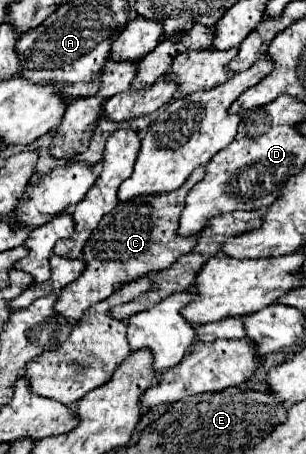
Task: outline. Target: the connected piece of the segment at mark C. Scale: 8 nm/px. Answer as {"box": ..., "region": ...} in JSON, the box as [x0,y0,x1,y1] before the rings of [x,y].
{"box":[54,167,204,321],"region":[[[198,167],[178,191],[166,195],[146,195],[130,203],[118,203],[108,215],[104,215],[84,245],[82,261],[86,263],[86,269],[74,283],[58,293],[54,311],[60,313],[66,321],[78,321],[90,305],[110,297],[124,283],[162,271],[170,267],[180,255],[192,251],[196,237],[180,237],[176,229],[184,207],[184,197],[202,177],[204,167]]]}

